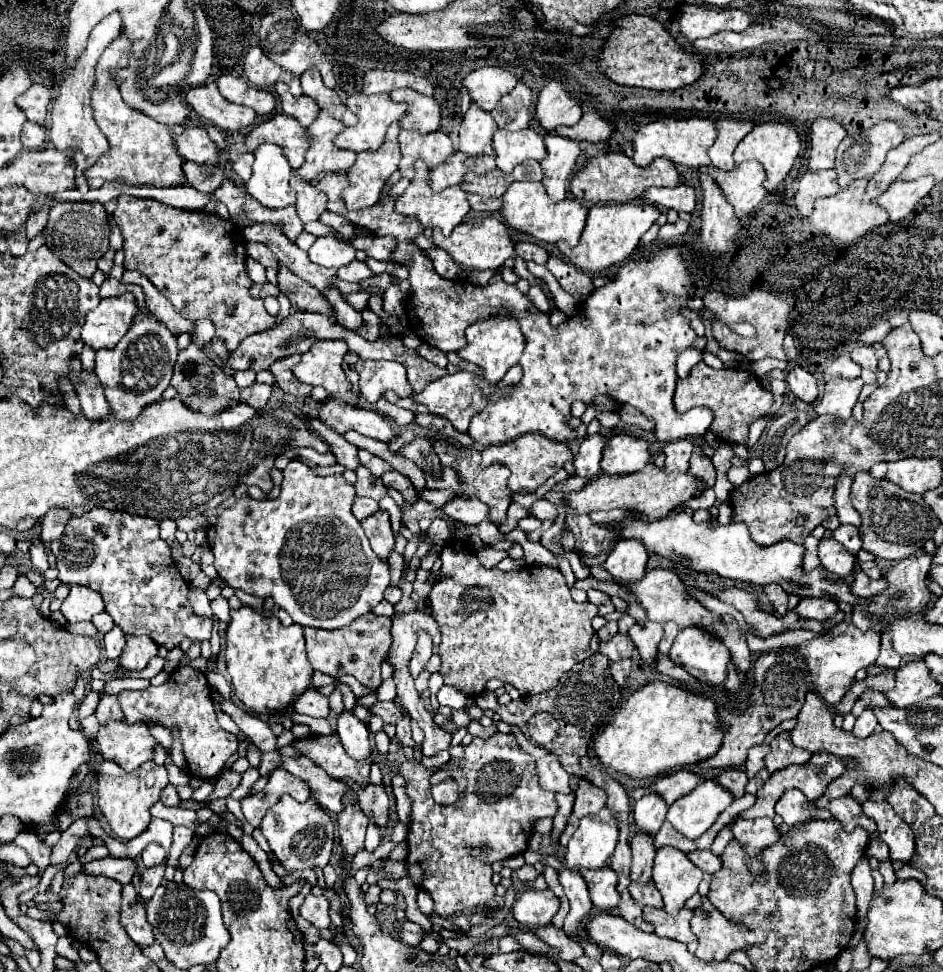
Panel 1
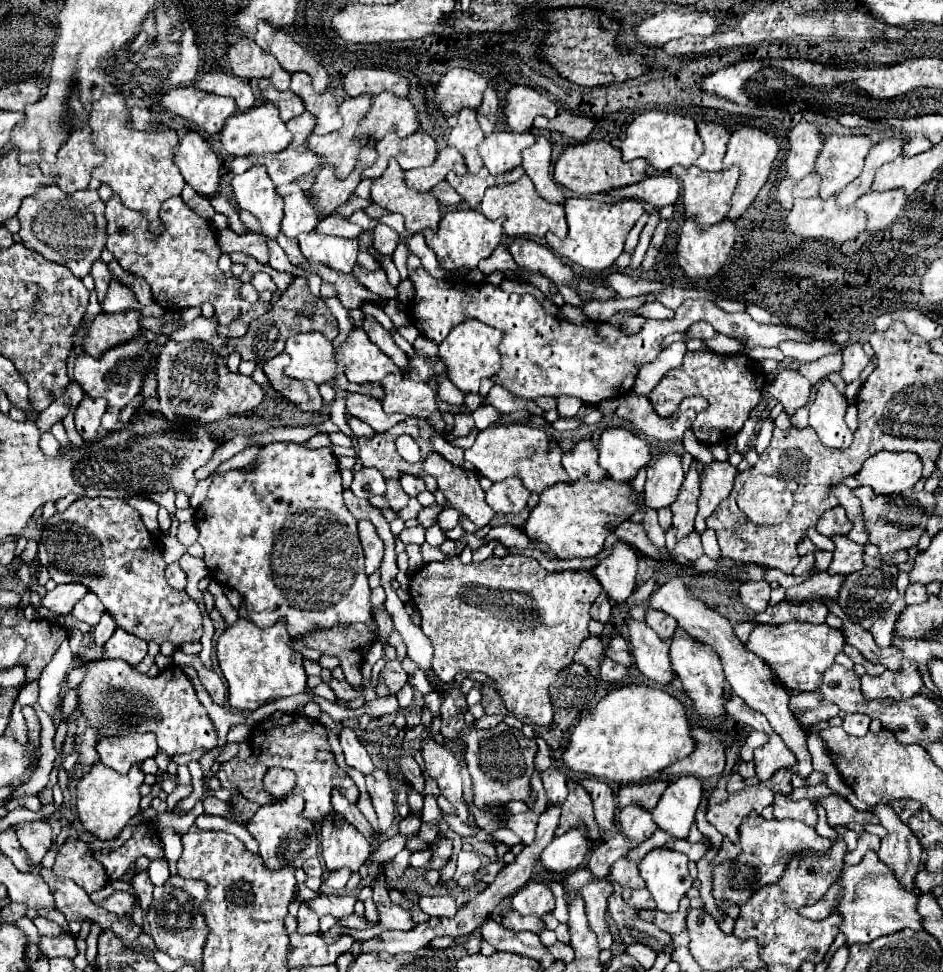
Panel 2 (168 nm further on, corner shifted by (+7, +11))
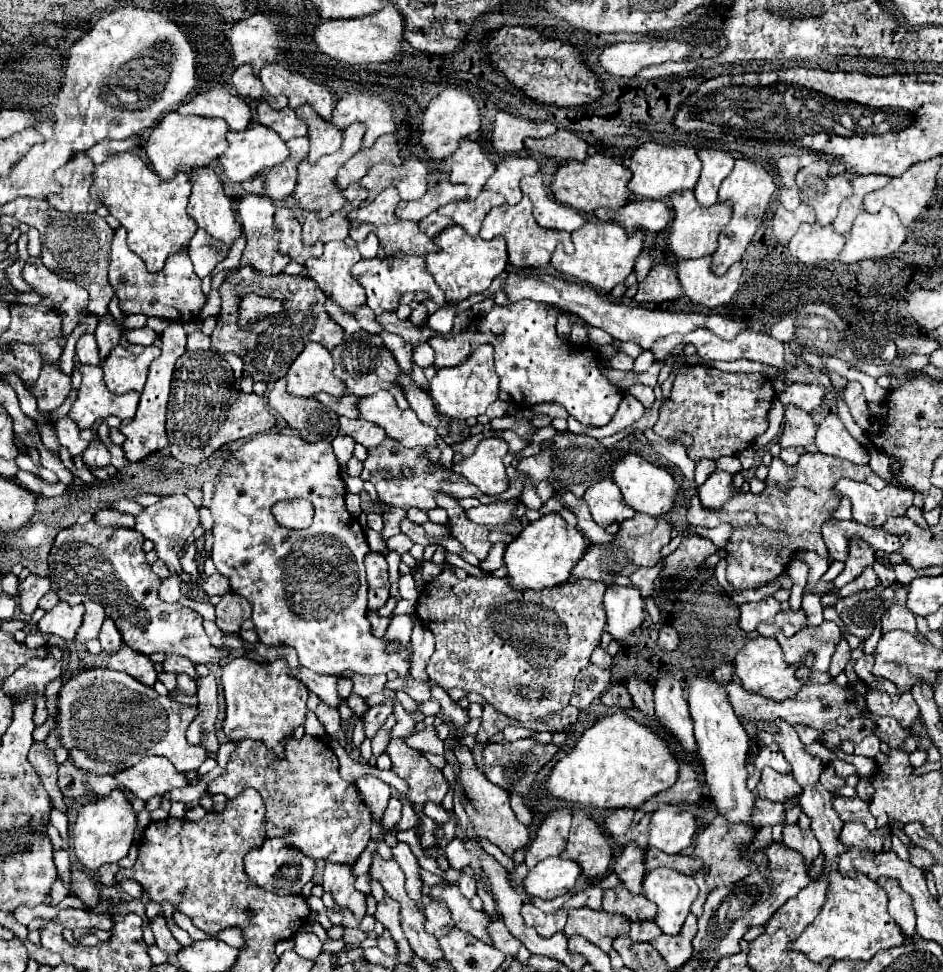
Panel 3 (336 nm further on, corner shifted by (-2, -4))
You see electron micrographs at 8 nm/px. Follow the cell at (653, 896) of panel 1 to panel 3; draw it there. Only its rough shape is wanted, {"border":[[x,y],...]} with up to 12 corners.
{"border":[[654,921],[630,923],[630,939],[652,941],[662,931]]}

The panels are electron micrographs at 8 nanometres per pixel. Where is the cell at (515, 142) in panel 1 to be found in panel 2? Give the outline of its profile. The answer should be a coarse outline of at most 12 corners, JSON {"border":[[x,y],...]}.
{"border":[[493,132],[479,146],[497,176],[521,166],[531,132]]}

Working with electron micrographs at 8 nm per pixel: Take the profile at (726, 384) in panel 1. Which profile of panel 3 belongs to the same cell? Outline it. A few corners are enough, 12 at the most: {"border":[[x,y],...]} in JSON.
{"border":[[698,365],[654,433],[692,433],[692,461],[738,455],[768,429],[762,373]]}

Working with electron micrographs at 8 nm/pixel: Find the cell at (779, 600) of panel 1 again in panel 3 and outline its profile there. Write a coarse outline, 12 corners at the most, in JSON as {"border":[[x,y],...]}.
{"border":[[774,597],[740,605],[740,627],[756,631],[762,621],[776,615]]}

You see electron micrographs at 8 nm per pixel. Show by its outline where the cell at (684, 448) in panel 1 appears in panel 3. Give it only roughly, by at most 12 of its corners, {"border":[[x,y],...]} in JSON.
{"border":[[636,513],[616,543],[588,547],[572,575],[612,585],[630,559],[654,567],[674,525]]}

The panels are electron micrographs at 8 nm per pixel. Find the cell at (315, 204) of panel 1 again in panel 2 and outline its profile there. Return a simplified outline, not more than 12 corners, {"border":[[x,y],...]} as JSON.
{"border":[[295,182],[279,186],[285,202],[281,232],[297,238],[319,216]]}

